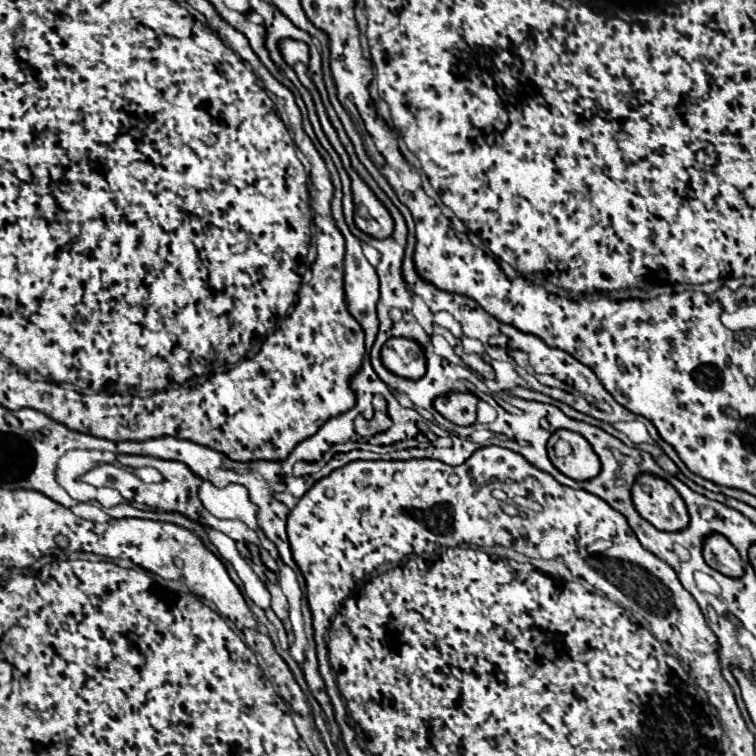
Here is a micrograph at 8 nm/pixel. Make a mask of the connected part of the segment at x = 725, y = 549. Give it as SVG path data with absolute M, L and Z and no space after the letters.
M712 532L706 536L702 546L702 556L706 564L726 576L742 576L742 562L736 548L724 538L718 536L718 532Z

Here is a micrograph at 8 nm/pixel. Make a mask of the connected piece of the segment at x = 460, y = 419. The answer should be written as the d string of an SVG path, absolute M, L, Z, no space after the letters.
M446 392L434 400L434 408L458 426L472 426L476 422L478 398L470 392Z

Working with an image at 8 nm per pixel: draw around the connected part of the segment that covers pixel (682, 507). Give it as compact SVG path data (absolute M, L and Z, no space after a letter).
M640 474L634 480L630 494L638 514L658 530L676 532L688 524L686 504L666 480L654 474Z

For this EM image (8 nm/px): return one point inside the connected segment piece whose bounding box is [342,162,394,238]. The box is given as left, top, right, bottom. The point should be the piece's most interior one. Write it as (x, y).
(371, 216)

